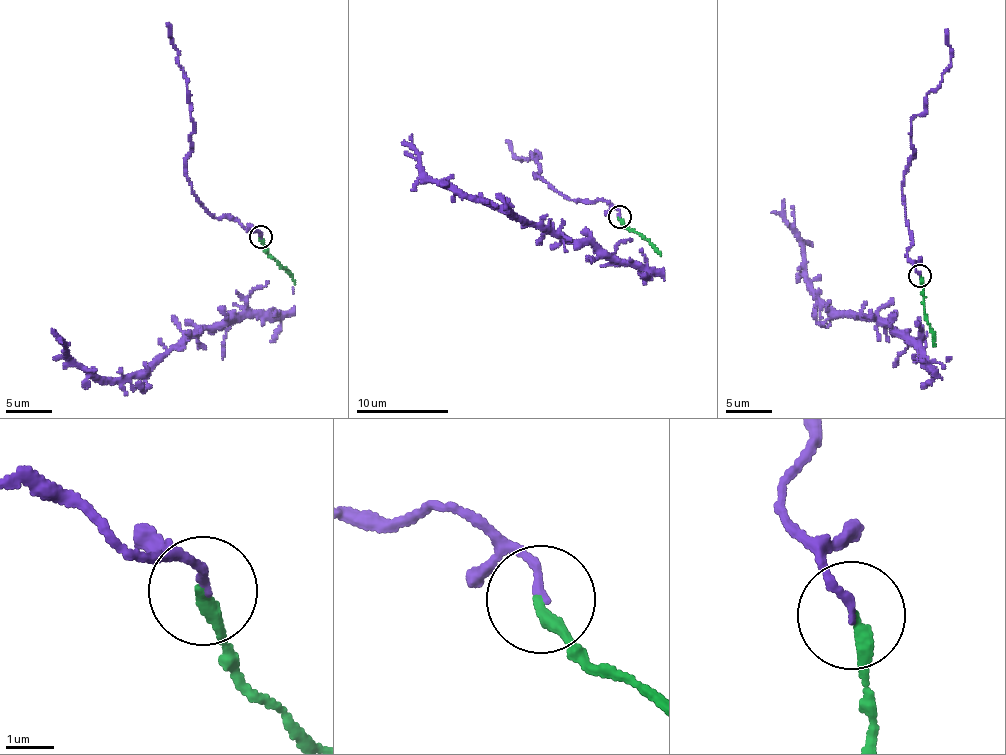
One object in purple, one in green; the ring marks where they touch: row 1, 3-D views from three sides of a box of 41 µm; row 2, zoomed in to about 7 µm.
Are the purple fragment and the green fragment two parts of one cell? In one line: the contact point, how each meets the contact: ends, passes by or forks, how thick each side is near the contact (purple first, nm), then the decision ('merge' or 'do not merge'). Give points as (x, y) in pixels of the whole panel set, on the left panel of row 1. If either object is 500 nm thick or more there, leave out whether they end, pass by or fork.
place (261, 237); purple ends; green ends; calibres 180 and 280 nm; merge

